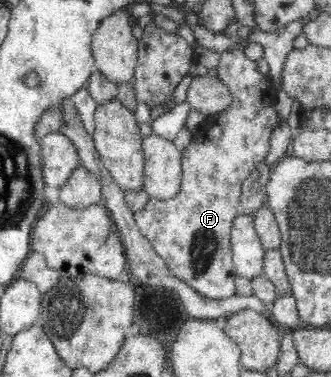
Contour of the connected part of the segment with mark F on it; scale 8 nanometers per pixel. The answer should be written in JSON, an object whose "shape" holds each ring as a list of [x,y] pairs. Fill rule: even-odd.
{"shape":[[[235,44],[232,48],[228,48],[222,54],[220,54],[220,61],[218,61],[218,67],[216,67],[216,75],[217,78],[226,85],[228,91],[232,94],[233,101],[230,105],[227,105],[227,108],[224,108],[221,112],[218,112],[214,117],[208,115],[204,120],[203,126],[199,131],[202,131],[202,135],[204,135],[204,143],[194,143],[194,147],[192,147],[192,143],[181,152],[181,180],[179,192],[176,193],[175,196],[171,198],[166,198],[163,200],[162,198],[154,198],[150,197],[148,201],[146,201],[146,205],[140,209],[140,211],[136,211],[133,213],[134,219],[140,228],[140,231],[148,238],[150,244],[154,248],[154,251],[157,253],[157,256],[160,258],[163,267],[168,267],[168,271],[172,273],[172,275],[178,277],[178,279],[182,279],[188,287],[192,290],[196,291],[200,296],[206,297],[208,299],[227,299],[232,295],[236,294],[235,287],[235,266],[233,265],[233,260],[231,258],[231,245],[229,242],[230,230],[232,227],[232,221],[236,217],[236,214],[240,211],[239,201],[241,196],[241,185],[243,181],[246,179],[246,176],[250,173],[250,170],[253,168],[253,165],[258,160],[264,160],[270,151],[270,135],[275,126],[279,126],[282,122],[280,117],[277,116],[276,111],[276,91],[274,87],[271,85],[269,78],[263,76],[258,71],[257,63],[251,61],[251,59],[247,58],[244,52],[246,46],[241,44]]]}

